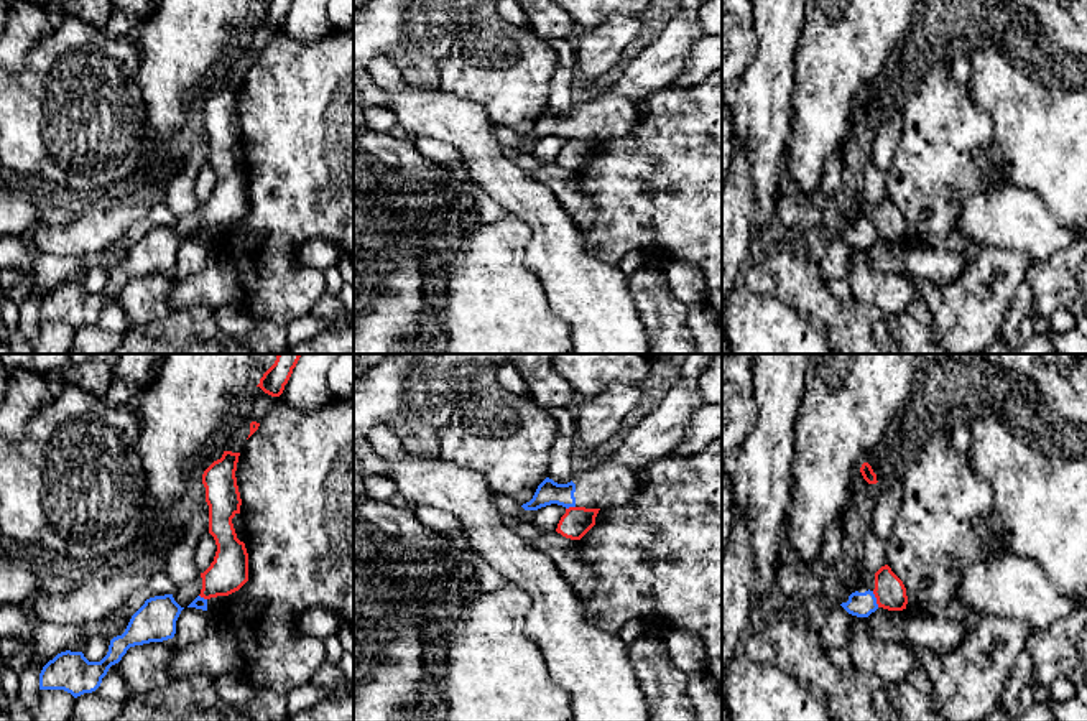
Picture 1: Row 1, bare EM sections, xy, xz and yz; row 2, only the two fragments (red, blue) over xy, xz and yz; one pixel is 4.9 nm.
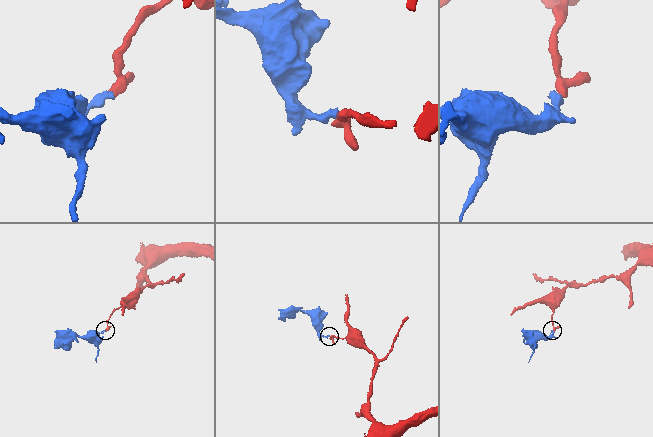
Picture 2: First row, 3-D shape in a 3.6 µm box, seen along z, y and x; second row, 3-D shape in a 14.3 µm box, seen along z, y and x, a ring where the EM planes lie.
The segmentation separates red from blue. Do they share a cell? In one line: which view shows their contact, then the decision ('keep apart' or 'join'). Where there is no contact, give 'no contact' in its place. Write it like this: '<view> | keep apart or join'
yz | keep apart

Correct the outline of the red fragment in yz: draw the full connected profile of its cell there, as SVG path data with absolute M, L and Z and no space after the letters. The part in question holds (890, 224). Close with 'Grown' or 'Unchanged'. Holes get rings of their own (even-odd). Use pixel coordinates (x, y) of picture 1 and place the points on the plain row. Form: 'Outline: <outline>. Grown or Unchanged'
Outline: M888 196L875 204L875 221L878 239L888 242L903 242L908 235L906 219L903 212L891 202Z. Unchanged

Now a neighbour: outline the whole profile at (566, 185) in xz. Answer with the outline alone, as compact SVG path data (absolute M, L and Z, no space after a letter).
M551 163L530 171L530 176L553 191L562 209L581 229L592 224L595 202L582 189L579 171L571 171L557 163Z

